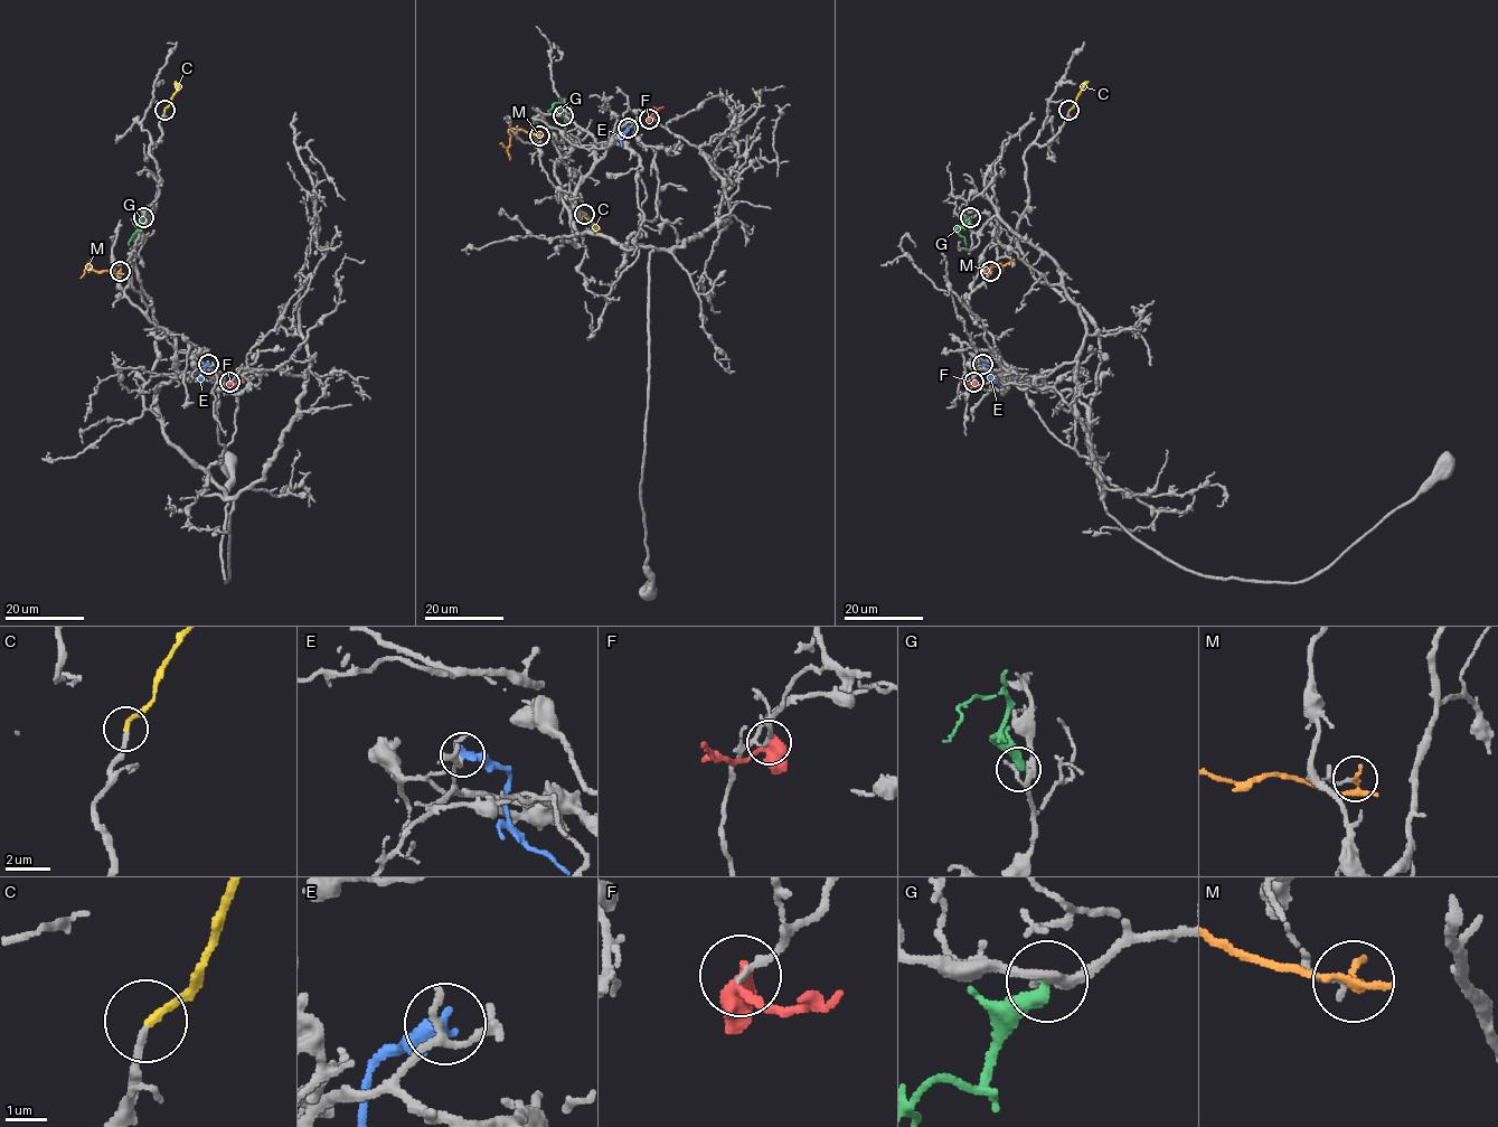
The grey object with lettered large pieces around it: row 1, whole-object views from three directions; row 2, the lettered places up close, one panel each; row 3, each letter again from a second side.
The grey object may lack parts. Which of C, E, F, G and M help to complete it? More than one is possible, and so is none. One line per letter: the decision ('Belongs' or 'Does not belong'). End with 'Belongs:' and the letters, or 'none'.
C: Belongs
E: Does not belong
F: Belongs
G: Does not belong
M: Does not belong
Belongs: C, F

